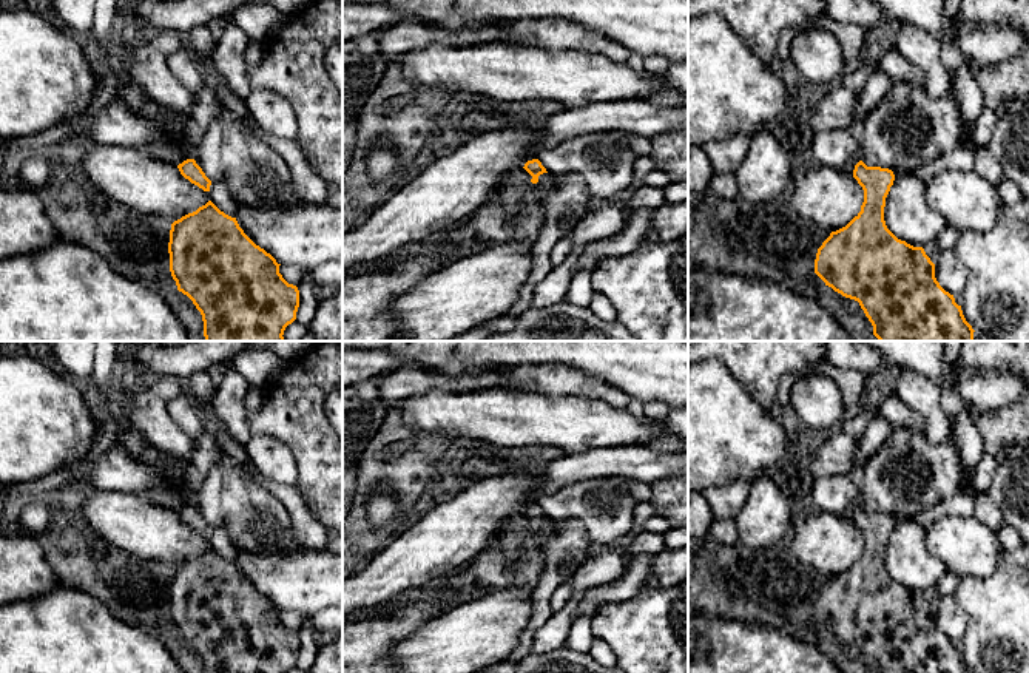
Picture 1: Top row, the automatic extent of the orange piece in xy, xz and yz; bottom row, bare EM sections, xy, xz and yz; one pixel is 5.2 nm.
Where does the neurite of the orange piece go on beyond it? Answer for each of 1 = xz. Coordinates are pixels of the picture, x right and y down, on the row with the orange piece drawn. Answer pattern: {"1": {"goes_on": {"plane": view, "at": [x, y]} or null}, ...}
{"1": {"goes_on": null}}

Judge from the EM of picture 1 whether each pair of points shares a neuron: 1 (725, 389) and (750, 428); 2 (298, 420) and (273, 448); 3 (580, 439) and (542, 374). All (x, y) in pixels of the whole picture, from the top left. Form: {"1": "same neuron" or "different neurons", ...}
{"1": "same neuron", "2": "different neurons", "3": "different neurons"}

